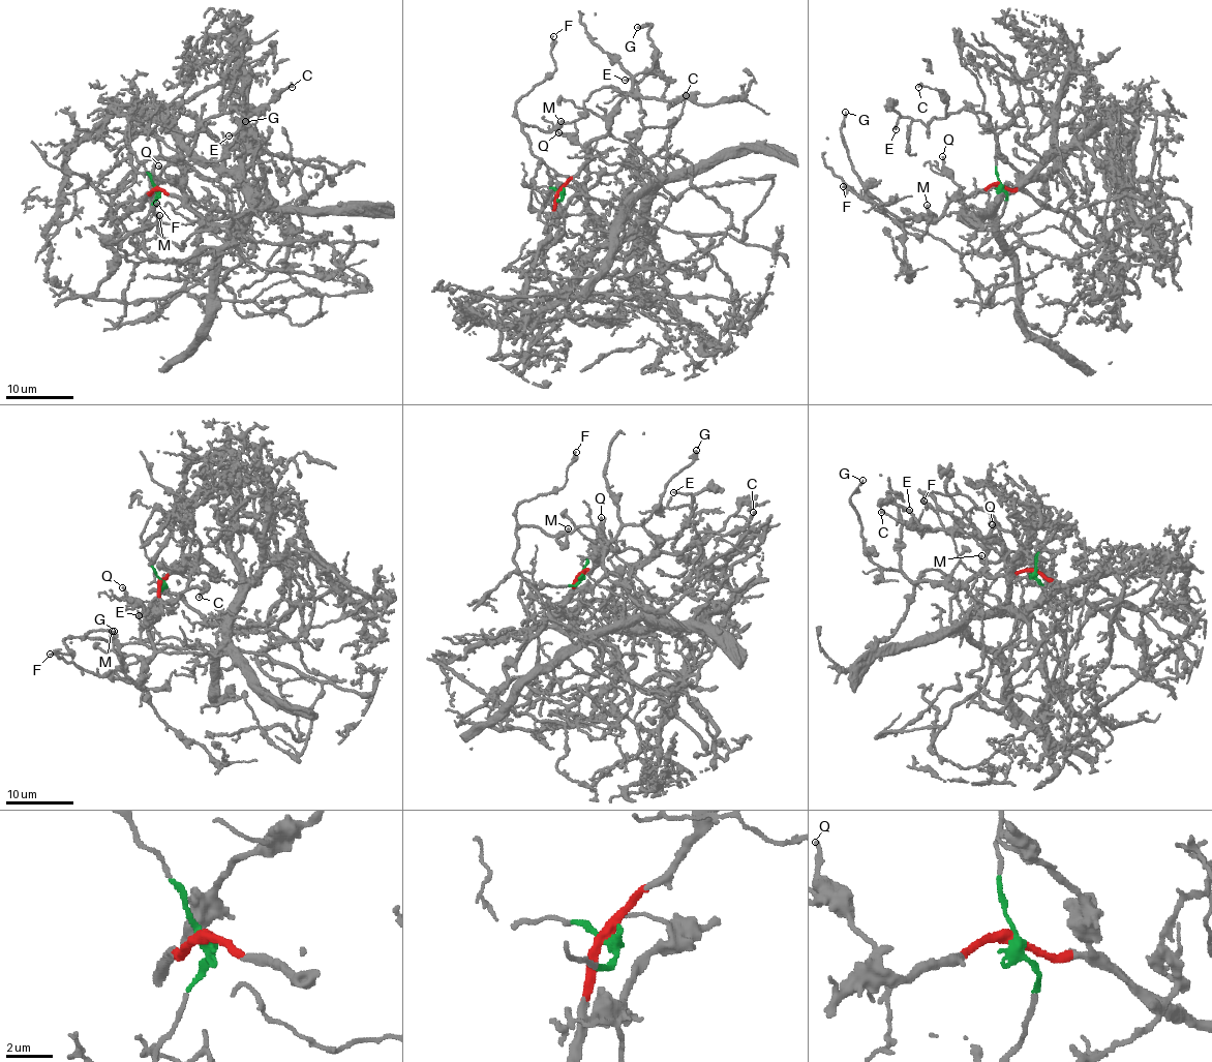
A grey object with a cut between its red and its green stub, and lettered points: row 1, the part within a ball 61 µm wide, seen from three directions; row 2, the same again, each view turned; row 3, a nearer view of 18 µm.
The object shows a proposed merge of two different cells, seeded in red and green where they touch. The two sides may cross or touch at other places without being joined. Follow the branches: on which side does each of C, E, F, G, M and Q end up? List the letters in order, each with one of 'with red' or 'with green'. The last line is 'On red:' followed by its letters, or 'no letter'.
C: with red
E: with red
F: with green
G: with red
M: with green
Q: with red
On red: C, E, G, Q

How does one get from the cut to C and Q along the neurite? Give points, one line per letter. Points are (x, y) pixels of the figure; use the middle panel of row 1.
C: (559, 192), (554, 205), (558, 213), (573, 196), (581, 196), (622, 165), (643, 129), (670, 126), (686, 95)
Q: (559, 192), (586, 157), (586, 151), (557, 132)

